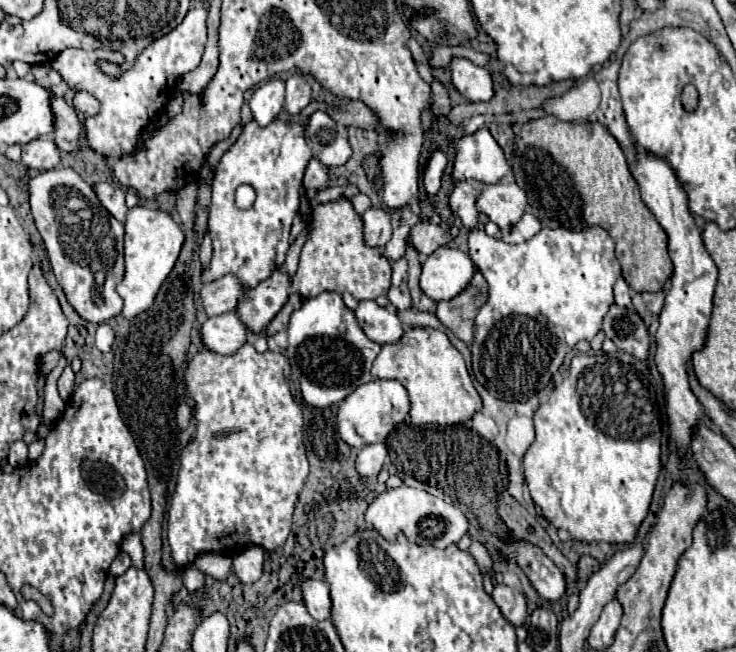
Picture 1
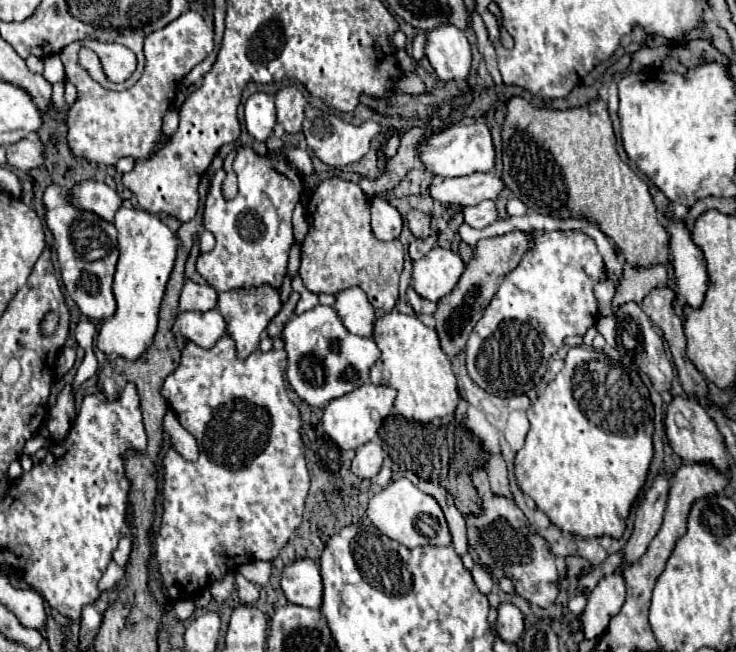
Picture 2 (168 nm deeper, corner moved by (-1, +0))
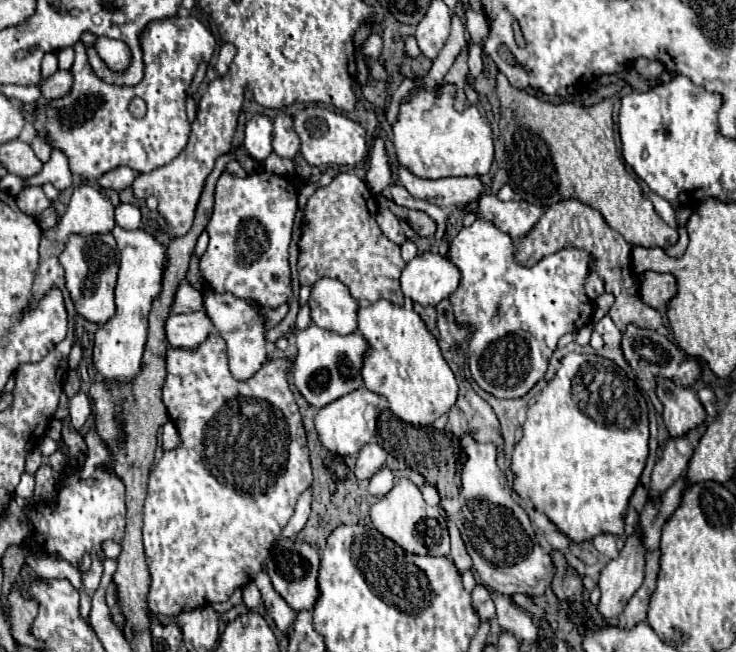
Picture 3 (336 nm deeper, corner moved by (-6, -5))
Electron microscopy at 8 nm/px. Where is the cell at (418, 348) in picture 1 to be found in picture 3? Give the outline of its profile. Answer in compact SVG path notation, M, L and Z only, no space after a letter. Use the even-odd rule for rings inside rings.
M382 299L370 307L360 307L358 311L358 333L370 343L370 351L366 355L362 367L362 379L366 389L386 397L390 403L390 411L412 425L432 425L440 415L446 415L458 397L458 385L454 379L452 369L448 367L446 359L440 353L436 337L426 329L424 321L412 309L396 307L390 301Z

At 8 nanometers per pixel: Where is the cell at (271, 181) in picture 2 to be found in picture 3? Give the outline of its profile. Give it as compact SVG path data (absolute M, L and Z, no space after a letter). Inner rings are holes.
M224 171L216 185L216 205L214 213L206 225L210 243L206 253L200 257L200 275L216 293L232 293L236 297L248 297L262 307L278 307L292 295L290 285L290 265L288 247L292 239L292 225L298 211L298 191L296 185L280 175L266 175L266 171L256 171L246 177L236 177Z

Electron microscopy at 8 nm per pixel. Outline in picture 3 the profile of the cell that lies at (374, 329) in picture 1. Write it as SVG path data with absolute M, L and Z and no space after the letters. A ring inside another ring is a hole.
M322 279L314 283L308 305L312 309L312 321L318 327L340 335L358 331L358 301L340 281Z

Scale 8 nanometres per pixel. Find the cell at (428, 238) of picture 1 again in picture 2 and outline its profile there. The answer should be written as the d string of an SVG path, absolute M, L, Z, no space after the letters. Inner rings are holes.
M409 210L407 222L409 222L409 230L413 232L415 238L427 238L431 234L431 224L429 224L427 214L423 214L419 210Z

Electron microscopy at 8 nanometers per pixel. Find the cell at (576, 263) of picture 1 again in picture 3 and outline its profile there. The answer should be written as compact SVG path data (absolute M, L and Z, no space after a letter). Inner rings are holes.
M476 221L470 227L464 227L454 241L450 243L448 259L460 269L460 285L450 295L456 319L460 323L474 325L474 337L468 349L468 363L472 379L490 395L498 399L518 399L524 397L540 379L544 379L548 361L556 349L556 343L566 333L576 333L592 321L594 303L584 291L584 283L592 271L592 253L578 247L560 249L544 257L538 265L526 269L516 265L512 251L512 237L502 233L490 223Z

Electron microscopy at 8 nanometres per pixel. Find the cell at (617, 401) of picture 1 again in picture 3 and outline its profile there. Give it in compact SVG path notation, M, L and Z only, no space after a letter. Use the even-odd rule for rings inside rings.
M568 353L568 355L562 359L562 367L558 369L556 377L554 377L554 379L546 385L546 389L540 393L538 403L528 409L528 419L526 419L526 423L522 425L522 429L524 429L524 437L522 437L522 441L514 447L514 453L512 453L514 491L516 491L522 499L528 497L538 511L542 511L566 537L570 537L570 539L576 541L576 543L592 541L596 535L602 535L602 533L624 535L622 517L626 515L628 501L630 501L634 489L636 489L638 483L640 483L640 475L642 475L644 465L646 465L646 459L648 459L648 437L650 437L650 431L648 431L648 405L646 405L646 399L644 399L644 395L642 395L638 383L636 383L628 373L624 373L624 371L622 371L614 361L610 361L610 359L604 359L604 357L600 357L600 355L588 355L588 353Z

